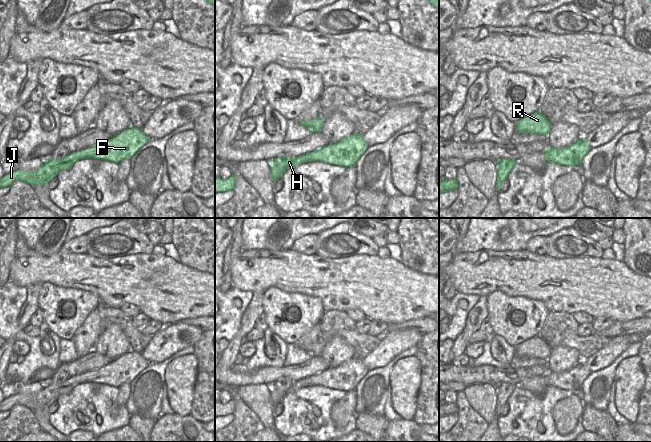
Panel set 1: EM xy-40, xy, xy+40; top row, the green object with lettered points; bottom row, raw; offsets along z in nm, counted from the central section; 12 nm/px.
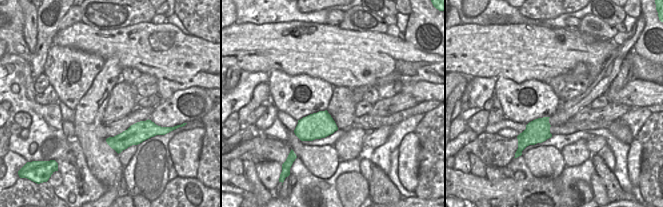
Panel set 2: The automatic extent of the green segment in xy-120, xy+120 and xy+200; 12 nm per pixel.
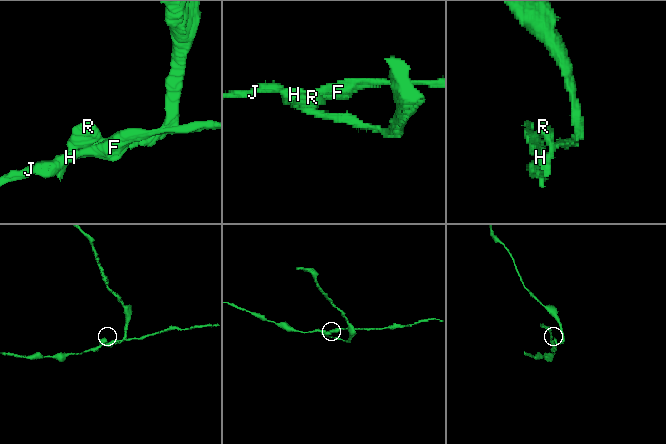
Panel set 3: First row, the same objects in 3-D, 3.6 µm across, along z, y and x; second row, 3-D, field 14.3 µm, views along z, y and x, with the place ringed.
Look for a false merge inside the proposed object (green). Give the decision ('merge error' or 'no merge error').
merge error

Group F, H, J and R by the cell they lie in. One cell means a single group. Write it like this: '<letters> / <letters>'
F H J / R

